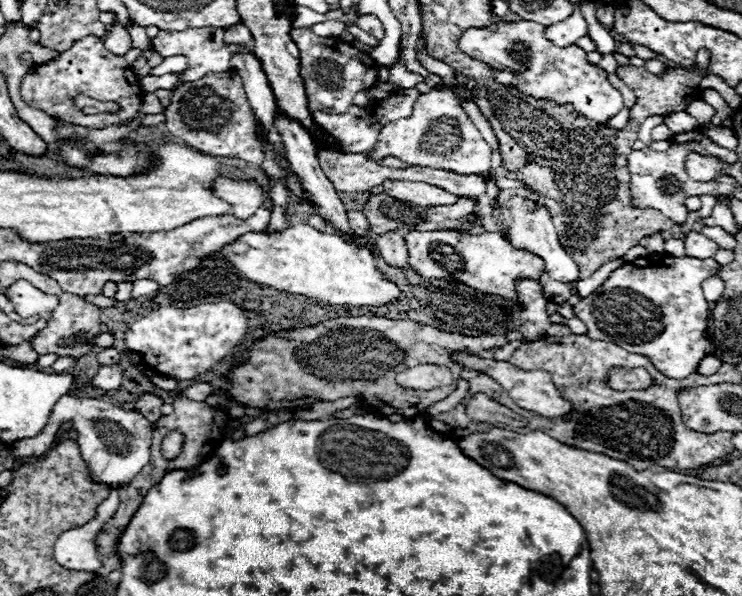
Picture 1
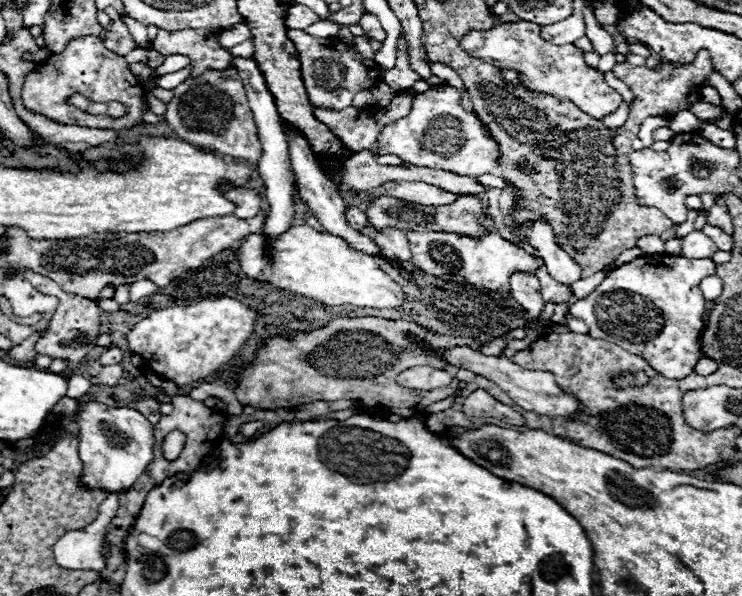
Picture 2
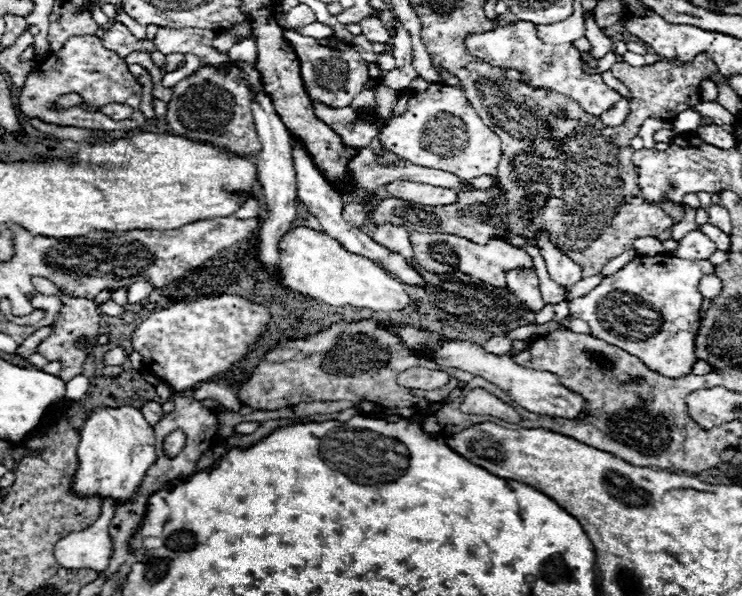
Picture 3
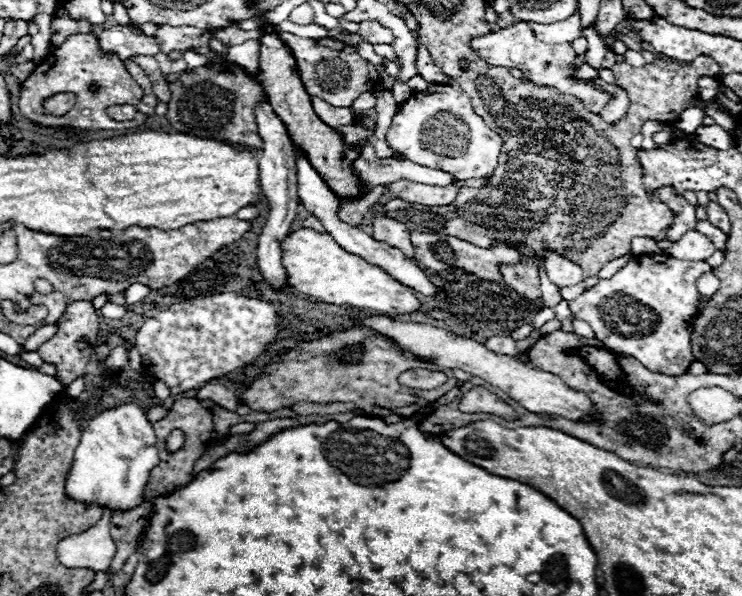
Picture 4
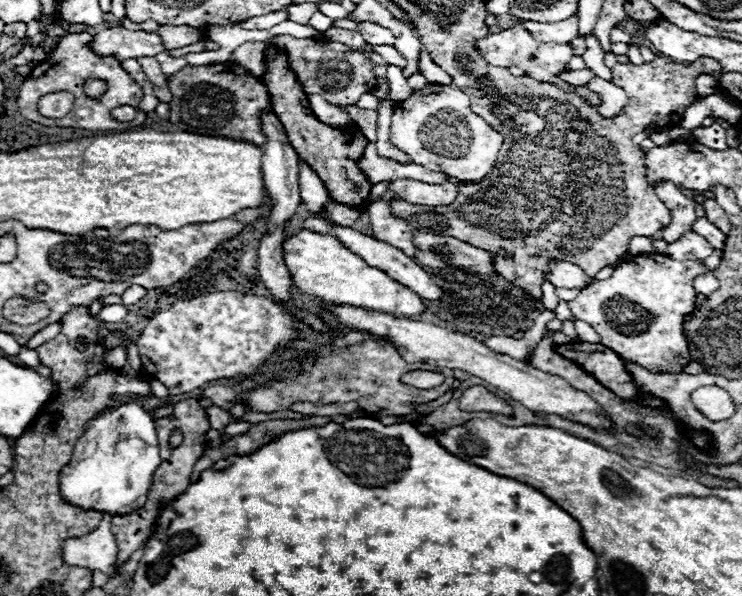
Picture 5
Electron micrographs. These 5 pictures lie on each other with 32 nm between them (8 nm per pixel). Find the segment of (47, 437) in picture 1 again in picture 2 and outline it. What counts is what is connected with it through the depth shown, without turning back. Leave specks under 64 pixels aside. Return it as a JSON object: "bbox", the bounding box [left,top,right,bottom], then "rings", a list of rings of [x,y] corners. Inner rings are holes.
{"bbox":[14,398,154,492],"rings":[[[60,398],[47,419],[47,427],[34,438],[14,442],[16,452],[40,452],[51,438],[56,426],[65,418],[74,416],[78,424],[78,452],[84,462],[84,482],[92,488],[106,488],[108,492],[120,492],[130,488],[144,468],[152,462],[154,430],[148,420],[132,408],[112,408],[102,402],[82,402],[74,398]]]}

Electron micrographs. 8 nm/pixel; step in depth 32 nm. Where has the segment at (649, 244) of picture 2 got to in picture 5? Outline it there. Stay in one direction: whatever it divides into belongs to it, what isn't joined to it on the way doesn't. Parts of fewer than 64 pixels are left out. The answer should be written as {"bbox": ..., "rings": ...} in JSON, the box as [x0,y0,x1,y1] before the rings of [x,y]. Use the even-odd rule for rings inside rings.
{"bbox":[630,236,658,256],"rings":[[[634,236],[630,240],[630,252],[632,252],[632,256],[638,256],[638,254],[650,254],[650,252],[654,254],[658,250],[652,246],[650,238],[646,238],[646,236]]]}

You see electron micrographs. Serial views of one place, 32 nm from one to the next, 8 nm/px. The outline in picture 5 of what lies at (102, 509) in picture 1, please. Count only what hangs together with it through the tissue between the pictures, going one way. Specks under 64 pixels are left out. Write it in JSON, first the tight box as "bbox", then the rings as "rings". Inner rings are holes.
{"bbox":[62,514,118,576],"rings":[[[104,514],[94,532],[88,532],[80,538],[68,538],[62,544],[62,560],[68,566],[80,566],[90,570],[100,570],[106,576],[118,574],[114,570],[118,546],[110,532],[112,514]]]}

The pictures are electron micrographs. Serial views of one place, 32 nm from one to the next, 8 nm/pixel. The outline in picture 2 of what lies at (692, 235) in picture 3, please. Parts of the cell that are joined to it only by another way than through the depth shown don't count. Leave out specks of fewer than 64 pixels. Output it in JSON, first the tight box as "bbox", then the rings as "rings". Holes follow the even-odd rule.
{"bbox":[682,230,718,260],"rings":[[[694,230],[682,238],[682,256],[686,256],[686,258],[698,258],[698,260],[712,258],[712,254],[716,250],[718,250],[716,244],[698,230]]]}

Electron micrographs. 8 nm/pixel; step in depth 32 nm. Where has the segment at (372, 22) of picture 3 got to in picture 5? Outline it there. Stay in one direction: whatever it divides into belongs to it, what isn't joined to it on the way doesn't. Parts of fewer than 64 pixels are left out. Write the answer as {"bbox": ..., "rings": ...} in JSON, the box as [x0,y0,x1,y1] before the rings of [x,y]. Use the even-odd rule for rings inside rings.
{"bbox":[358,22,395,46],"rings":[[[360,22],[358,32],[372,46],[393,45],[395,43],[395,37],[392,32],[389,29],[380,28],[374,22]]]}

